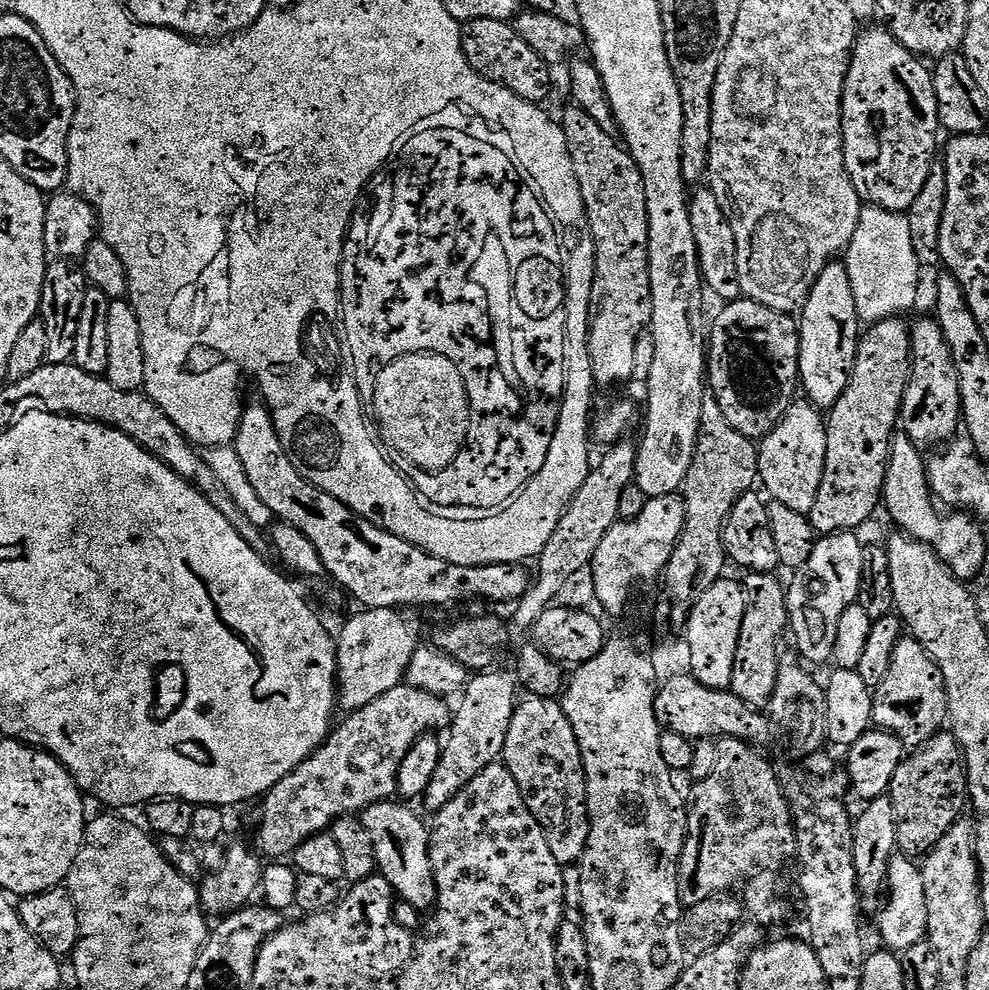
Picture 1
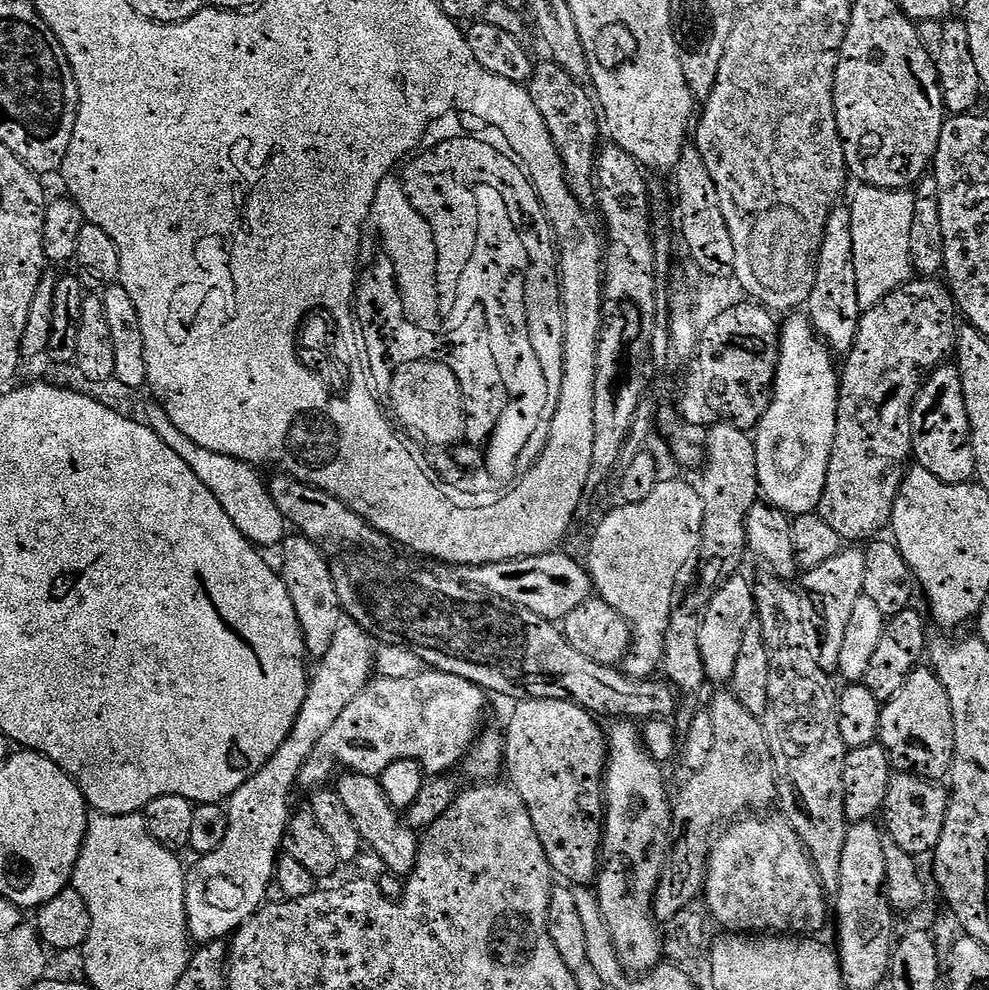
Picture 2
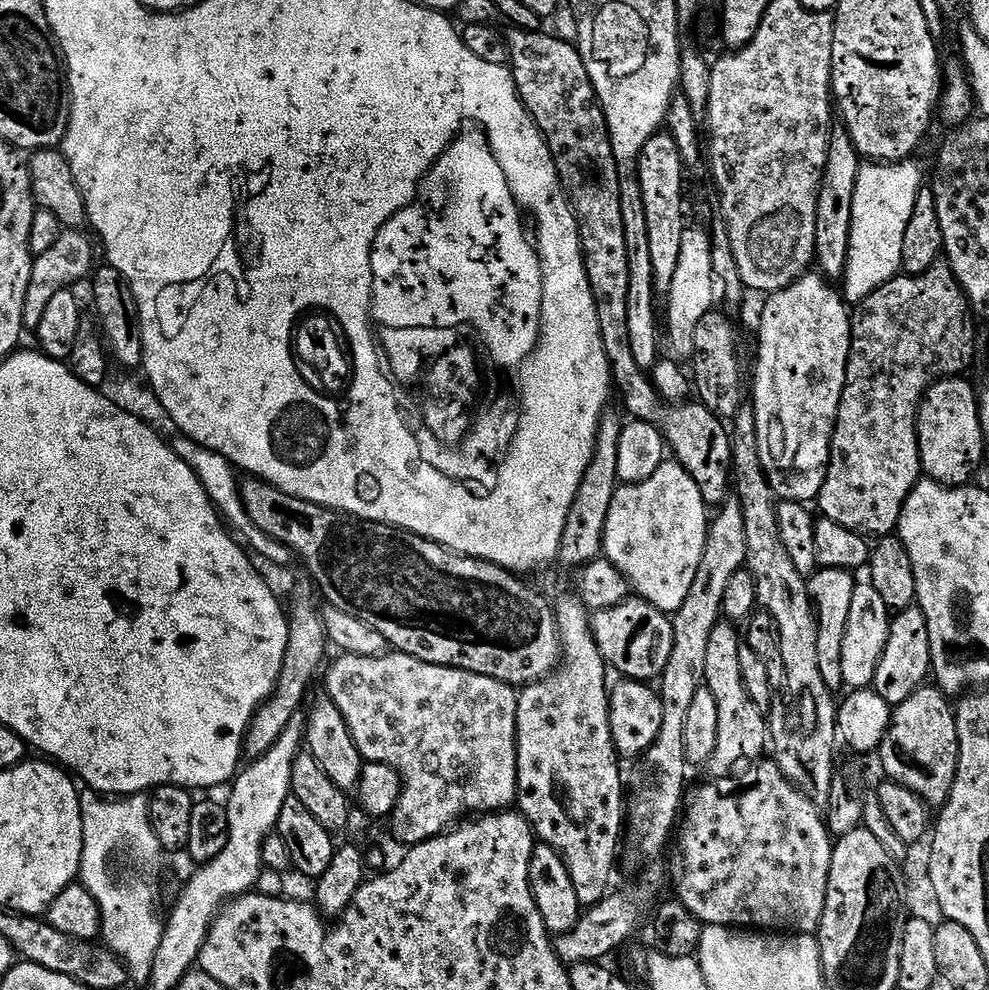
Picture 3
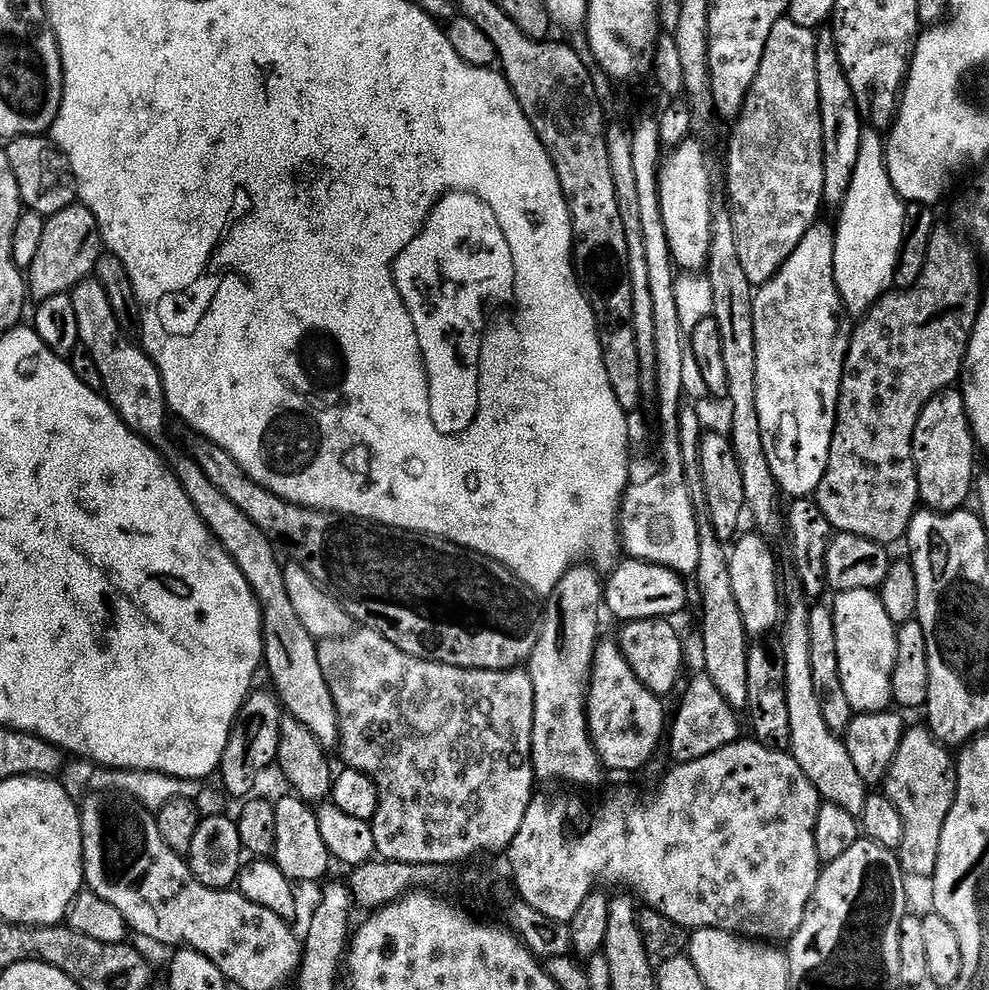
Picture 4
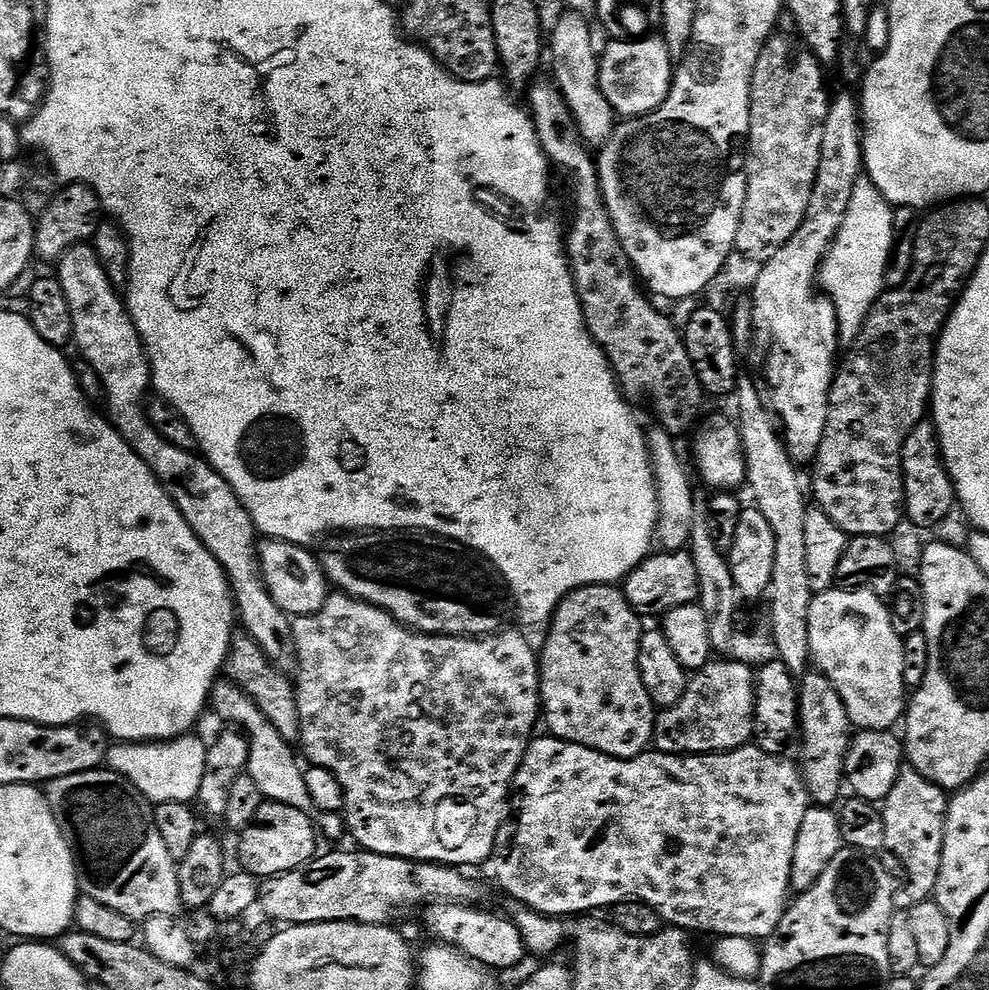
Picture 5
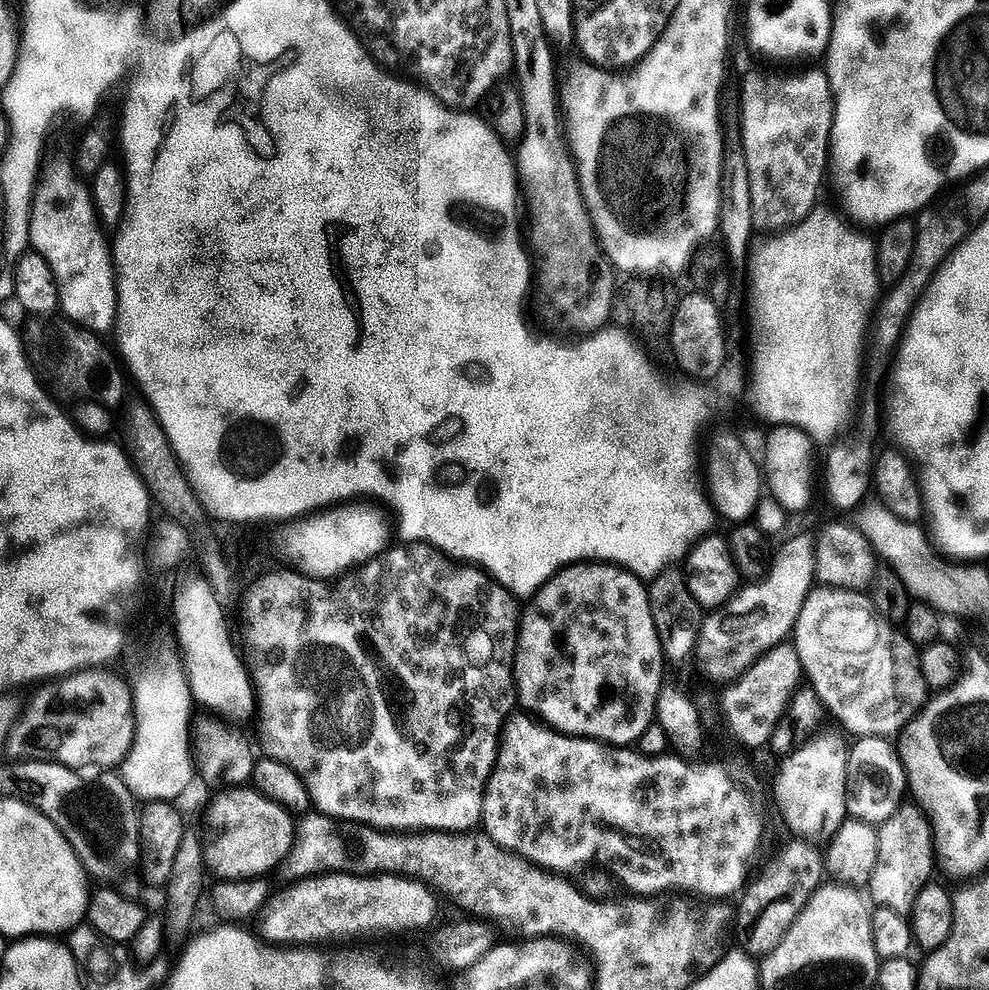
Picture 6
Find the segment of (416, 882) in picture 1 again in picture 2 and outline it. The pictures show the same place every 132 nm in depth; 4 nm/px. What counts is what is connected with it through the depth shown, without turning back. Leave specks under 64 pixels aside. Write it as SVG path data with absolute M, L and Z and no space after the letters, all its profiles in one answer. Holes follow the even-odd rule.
M345 771L343 775L340 781L335 781L334 787L346 805L346 810L350 810L350 818L354 818L358 834L369 849L372 847L380 855L381 862L394 875L400 876L399 878L407 877L416 865L417 833L405 823L401 813L392 807L377 777L349 771Z

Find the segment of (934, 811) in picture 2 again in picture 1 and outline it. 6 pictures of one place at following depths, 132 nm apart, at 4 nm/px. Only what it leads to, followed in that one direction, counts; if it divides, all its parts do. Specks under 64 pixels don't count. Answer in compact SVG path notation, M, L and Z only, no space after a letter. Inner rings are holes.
M941 730L930 742L919 745L913 752L916 752L913 756L912 753L905 755L898 771L894 773L890 795L894 806L894 822L898 830L897 849L907 857L923 858L934 846L938 846L938 842L942 842L942 838L946 838L946 834L957 820L965 815L969 807L968 768L964 764L964 751L960 749L960 743L948 730Z

